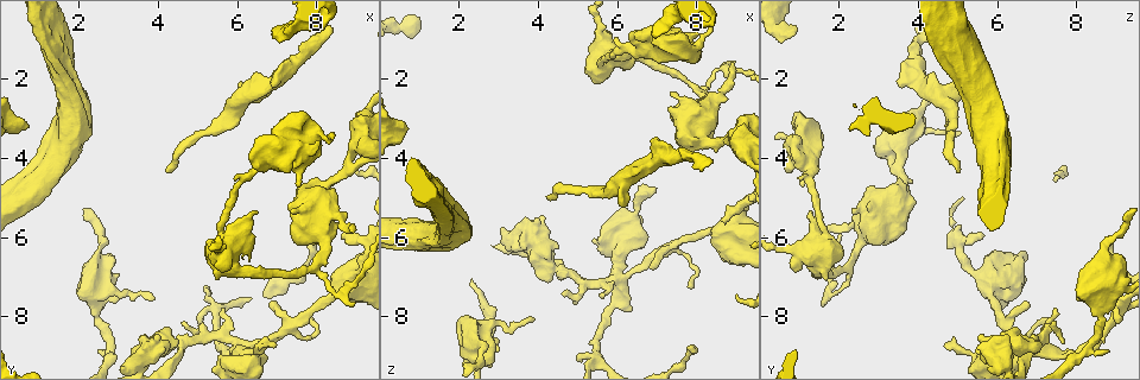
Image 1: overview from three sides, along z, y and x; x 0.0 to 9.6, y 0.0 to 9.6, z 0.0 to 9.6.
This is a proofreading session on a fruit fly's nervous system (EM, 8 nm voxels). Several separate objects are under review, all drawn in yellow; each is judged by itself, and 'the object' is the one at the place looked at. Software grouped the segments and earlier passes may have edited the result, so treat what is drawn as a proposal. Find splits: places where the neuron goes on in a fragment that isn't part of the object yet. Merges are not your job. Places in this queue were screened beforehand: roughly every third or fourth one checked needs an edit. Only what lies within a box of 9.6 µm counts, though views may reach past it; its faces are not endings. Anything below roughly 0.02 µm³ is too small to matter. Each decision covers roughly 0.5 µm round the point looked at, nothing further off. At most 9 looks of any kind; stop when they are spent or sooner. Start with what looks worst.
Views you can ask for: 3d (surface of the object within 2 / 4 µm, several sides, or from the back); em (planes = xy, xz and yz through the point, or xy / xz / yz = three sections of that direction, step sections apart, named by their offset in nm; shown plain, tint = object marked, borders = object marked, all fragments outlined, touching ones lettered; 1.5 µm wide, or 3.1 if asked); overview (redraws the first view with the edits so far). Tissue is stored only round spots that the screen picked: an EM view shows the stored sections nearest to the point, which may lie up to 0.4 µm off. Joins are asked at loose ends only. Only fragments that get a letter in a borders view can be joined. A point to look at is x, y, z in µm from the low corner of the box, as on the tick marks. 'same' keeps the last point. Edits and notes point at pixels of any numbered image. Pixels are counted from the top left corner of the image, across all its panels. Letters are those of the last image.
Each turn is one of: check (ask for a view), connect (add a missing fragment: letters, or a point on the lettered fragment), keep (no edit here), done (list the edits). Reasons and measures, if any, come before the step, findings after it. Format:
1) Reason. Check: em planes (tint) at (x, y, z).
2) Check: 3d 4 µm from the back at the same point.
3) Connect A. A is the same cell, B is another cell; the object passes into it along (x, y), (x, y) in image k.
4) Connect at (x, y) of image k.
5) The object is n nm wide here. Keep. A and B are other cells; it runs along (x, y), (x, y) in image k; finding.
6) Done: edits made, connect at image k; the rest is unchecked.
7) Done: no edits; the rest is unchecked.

An open end. Check: em planes (borders) at (8.35, 0.70, 4.05).

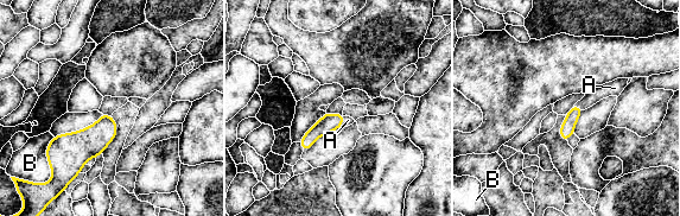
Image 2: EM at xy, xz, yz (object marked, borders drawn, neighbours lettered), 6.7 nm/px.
Connect A. A is the same cell, B is another cell; the object passes into it along (329, 122), (343, 120), (348, 120) in image 2; it goes on there.

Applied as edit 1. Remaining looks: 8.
Free end. Check: em planes (borders) at (7.05, 8.75, 4.75).

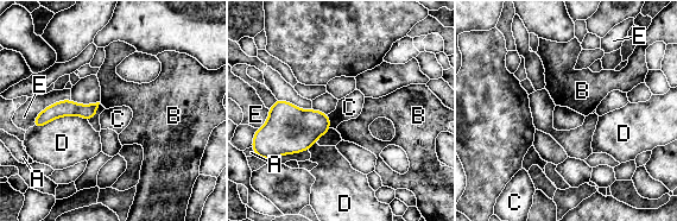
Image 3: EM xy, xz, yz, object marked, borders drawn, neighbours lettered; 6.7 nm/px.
The longest contact is with D, 380 nm. Keep. A, B, C, D and E are other cells; none of them fits.

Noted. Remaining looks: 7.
Branch stops here. Check: 3d 4 µm at (8.65, 6.00, 5.65).

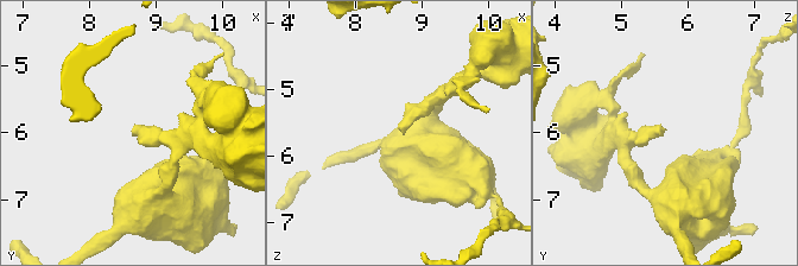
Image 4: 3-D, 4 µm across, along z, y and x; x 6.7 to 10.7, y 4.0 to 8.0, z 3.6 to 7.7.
Need the tissue. Check: em xz step 4 (borders) at (8.65, 6.05, 5.60).

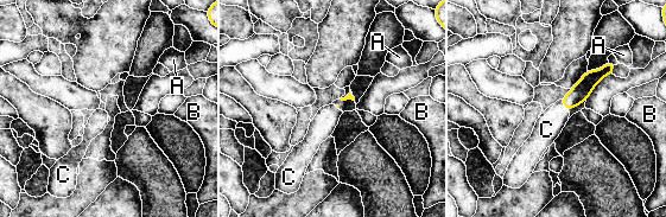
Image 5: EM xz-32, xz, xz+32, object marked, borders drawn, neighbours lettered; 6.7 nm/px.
Connect C. C is the same cell, A and B are other cells; the neuron continues.

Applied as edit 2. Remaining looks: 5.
Check: em planes (borders) at (6.95, 0.85, 0.90).

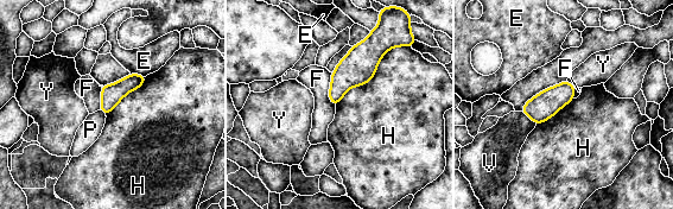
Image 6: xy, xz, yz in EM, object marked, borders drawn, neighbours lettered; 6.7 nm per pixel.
Keep. E, F, H, P, V and Y are other cells; a border runs along (397, 45), (336, 106) in image 6; no lettered fragment goes on from it.

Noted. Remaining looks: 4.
Done: edits made, connect at image 2, connect at image 5; the rest is unchecked.

